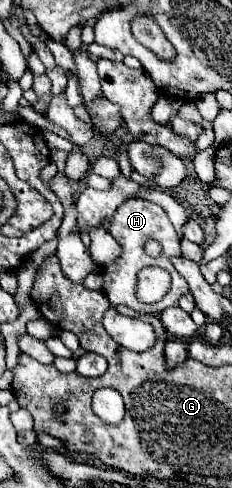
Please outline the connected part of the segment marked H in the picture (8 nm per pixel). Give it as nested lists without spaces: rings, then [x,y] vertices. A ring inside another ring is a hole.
[[[132,198],[132,200],[126,200],[116,212],[114,216],[110,218],[108,222],[108,232],[114,236],[114,240],[118,240],[118,244],[122,246],[122,254],[111,265],[102,269],[101,275],[104,280],[104,286],[102,286],[102,292],[106,294],[106,298],[110,300],[112,306],[116,304],[124,304],[124,306],[130,306],[132,310],[136,310],[138,314],[154,314],[158,316],[164,308],[168,306],[178,306],[178,298],[188,294],[190,288],[188,288],[188,282],[176,272],[174,264],[172,264],[172,258],[178,258],[182,256],[180,252],[180,238],[176,236],[176,230],[172,226],[172,222],[168,220],[166,212],[158,206],[158,204],[152,204],[148,200],[142,200],[142,198]],[[148,240],[156,240],[160,246],[162,246],[162,254],[158,258],[152,258],[152,256],[146,256],[144,252],[144,244]],[[146,266],[160,266],[160,268],[166,268],[172,276],[172,292],[170,292],[170,298],[162,298],[160,302],[156,302],[154,306],[142,306],[134,292],[136,292],[136,274],[146,268]]]

